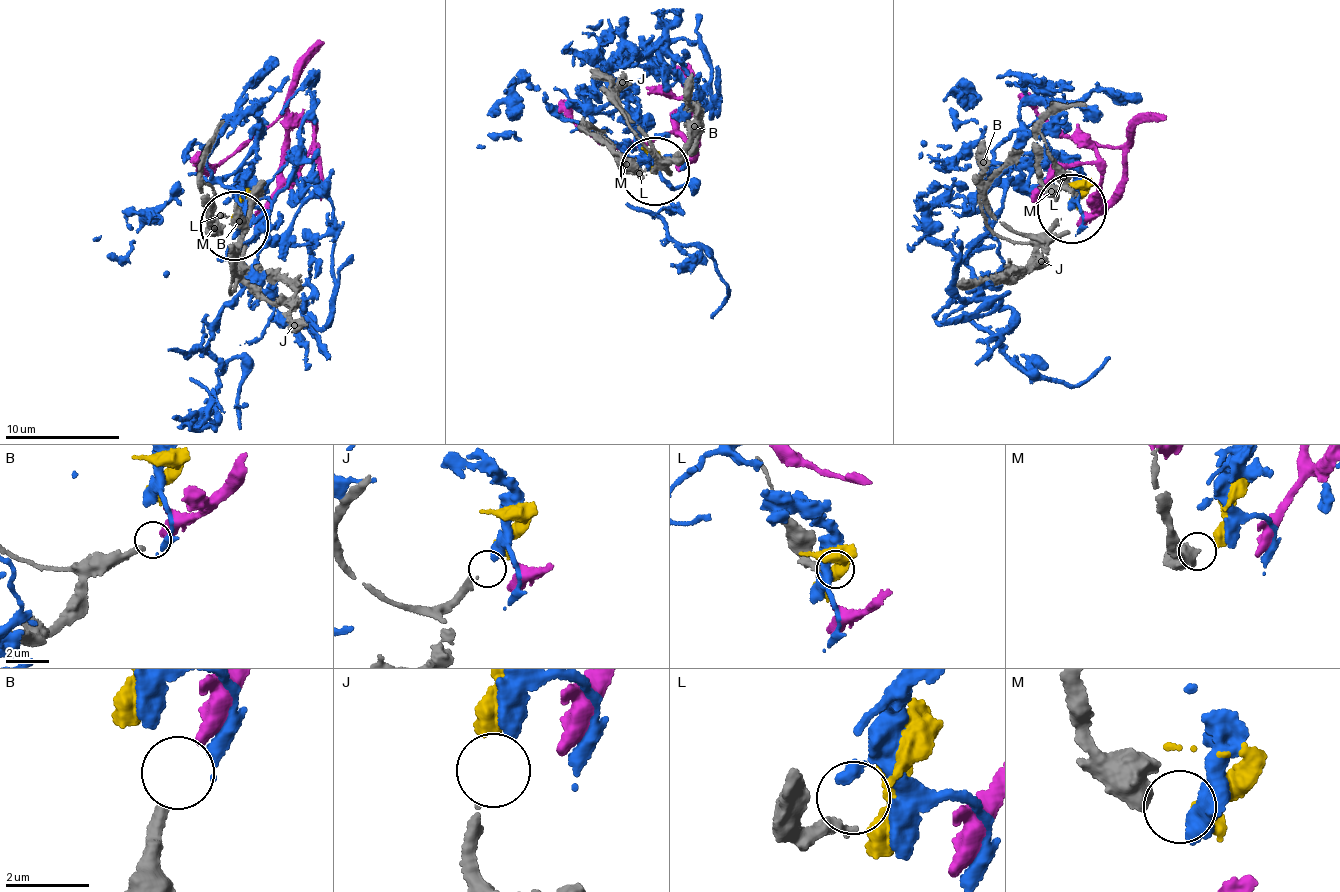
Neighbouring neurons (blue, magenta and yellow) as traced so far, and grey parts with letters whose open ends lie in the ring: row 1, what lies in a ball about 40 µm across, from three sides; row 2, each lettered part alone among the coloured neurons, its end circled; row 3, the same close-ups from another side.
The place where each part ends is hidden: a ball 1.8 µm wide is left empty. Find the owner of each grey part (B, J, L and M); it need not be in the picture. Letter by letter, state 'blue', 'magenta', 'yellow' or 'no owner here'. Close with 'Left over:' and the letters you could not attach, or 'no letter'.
B: magenta
J: yellow
L: no owner here
M: no owner here
Left over: L, M

